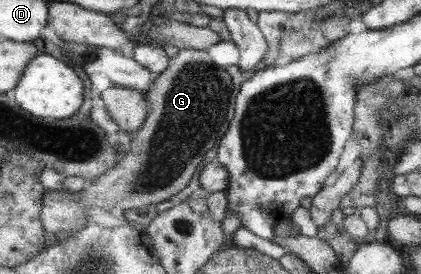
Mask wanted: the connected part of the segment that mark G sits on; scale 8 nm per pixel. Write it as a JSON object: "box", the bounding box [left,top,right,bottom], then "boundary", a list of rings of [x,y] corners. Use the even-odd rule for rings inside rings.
{"box":[42,50,232,240],"boundary":[[[180,50],[176,56],[169,58],[168,67],[156,76],[150,89],[145,92],[145,96],[151,102],[151,112],[148,114],[147,123],[133,135],[128,155],[116,161],[112,170],[106,171],[78,193],[70,193],[64,189],[45,192],[42,222],[49,239],[66,240],[86,227],[86,223],[91,219],[88,210],[92,206],[99,206],[118,218],[130,209],[140,209],[150,204],[157,205],[168,201],[173,195],[188,187],[195,178],[194,173],[198,171],[200,163],[204,161],[204,155],[222,139],[220,127],[226,119],[226,111],[230,105],[232,80],[224,68],[208,59],[207,51]]]}

